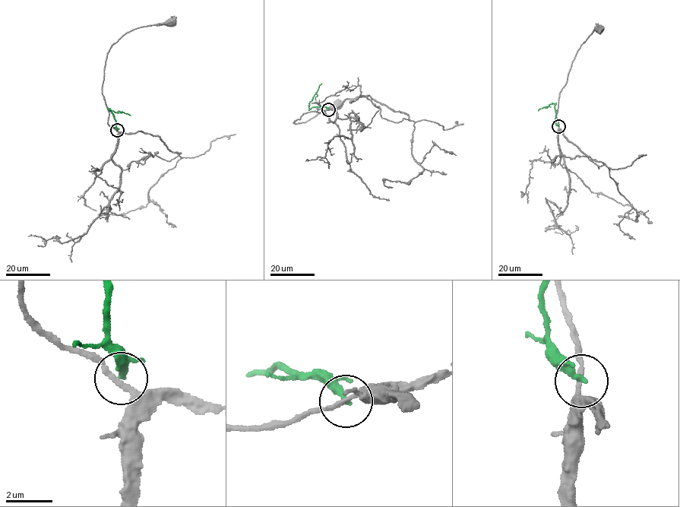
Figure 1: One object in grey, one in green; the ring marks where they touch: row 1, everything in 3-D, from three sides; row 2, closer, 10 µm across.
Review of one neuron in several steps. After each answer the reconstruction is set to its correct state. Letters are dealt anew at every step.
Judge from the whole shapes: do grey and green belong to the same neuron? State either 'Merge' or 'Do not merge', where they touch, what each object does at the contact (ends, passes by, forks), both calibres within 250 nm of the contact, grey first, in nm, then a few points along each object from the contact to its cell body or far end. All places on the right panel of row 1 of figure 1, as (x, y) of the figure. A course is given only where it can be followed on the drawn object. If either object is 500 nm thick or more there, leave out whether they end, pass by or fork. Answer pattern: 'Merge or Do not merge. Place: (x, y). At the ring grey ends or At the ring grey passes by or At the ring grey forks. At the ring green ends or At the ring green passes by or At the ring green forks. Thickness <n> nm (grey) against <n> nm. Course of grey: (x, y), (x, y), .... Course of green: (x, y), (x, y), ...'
Do not merge. Place: (558, 126). At the ring grey passes by. At the ring green ends. Thickness 200 nm (grey) against 320 nm. Course of grey: (558, 127), (567, 139), (608, 167), (618, 189), (637, 215), (635, 220), (621, 217), (634, 212). Course of green: (558, 127), (555, 122), (554, 103), (538, 110)

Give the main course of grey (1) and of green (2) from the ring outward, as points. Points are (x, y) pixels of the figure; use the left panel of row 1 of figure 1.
1: (117, 131), (158, 135), (181, 157), (152, 186), (145, 207), (121, 214), (98, 214), (106, 208)
2: (117, 131), (113, 114), (108, 109), (131, 115)

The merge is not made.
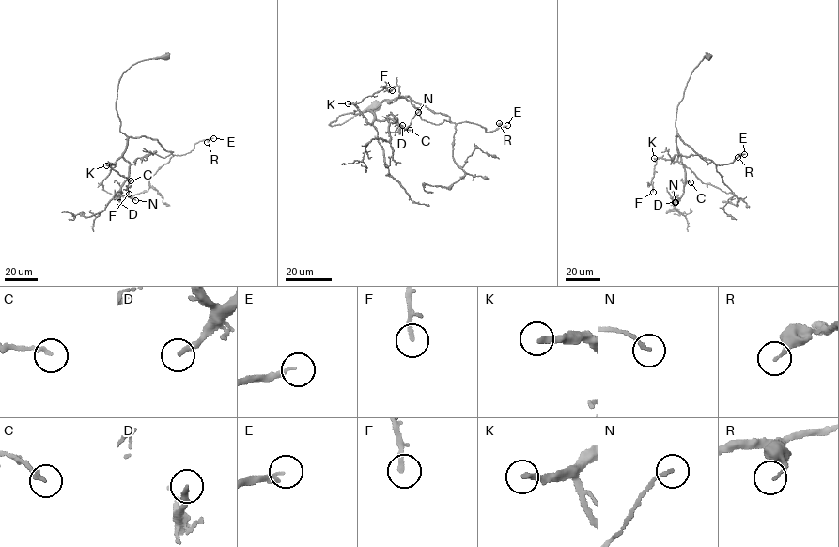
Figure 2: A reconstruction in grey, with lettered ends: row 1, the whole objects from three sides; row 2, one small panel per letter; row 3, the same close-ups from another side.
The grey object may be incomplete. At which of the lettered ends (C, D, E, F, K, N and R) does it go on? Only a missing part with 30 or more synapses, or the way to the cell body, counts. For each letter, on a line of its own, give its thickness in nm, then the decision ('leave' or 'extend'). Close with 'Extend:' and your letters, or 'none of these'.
C: 170 nm thick; leave
D: 240 nm thick; extend
E: 200 nm thick; extend
F: 190 nm thick; leave
K: 240 nm thick; leave
N: 150 nm thick; leave
R: 110 nm thick; leave
Extend: D, E

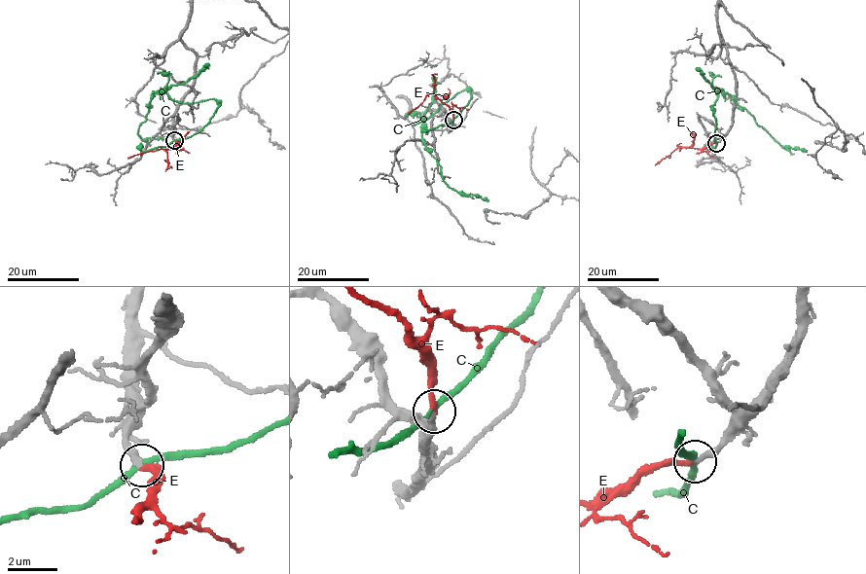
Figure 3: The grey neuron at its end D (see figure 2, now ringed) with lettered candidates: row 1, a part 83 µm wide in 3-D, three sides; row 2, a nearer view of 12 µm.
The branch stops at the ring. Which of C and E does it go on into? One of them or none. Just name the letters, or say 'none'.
E

